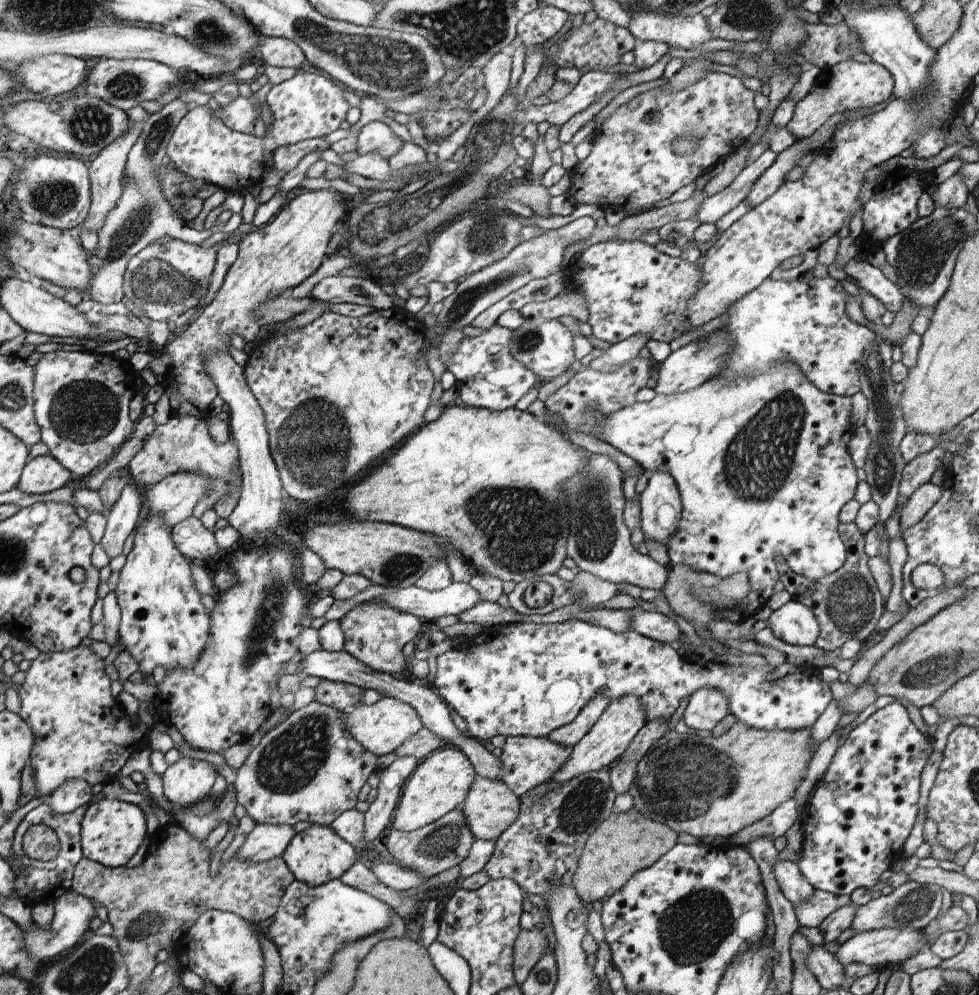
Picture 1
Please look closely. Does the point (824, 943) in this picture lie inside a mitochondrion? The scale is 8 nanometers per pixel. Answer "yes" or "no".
no

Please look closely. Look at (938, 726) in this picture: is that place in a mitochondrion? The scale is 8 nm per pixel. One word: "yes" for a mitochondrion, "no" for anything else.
no

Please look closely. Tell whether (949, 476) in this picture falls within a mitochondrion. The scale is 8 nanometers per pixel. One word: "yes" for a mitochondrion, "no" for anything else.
no

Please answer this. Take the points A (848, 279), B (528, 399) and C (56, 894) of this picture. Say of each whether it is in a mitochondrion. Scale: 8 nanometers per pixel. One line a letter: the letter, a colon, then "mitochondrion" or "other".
A: other
B: other
C: other

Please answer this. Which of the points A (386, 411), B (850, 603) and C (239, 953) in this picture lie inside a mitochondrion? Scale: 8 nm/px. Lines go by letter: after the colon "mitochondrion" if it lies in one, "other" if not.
A: other
B: mitochondrion
C: other

